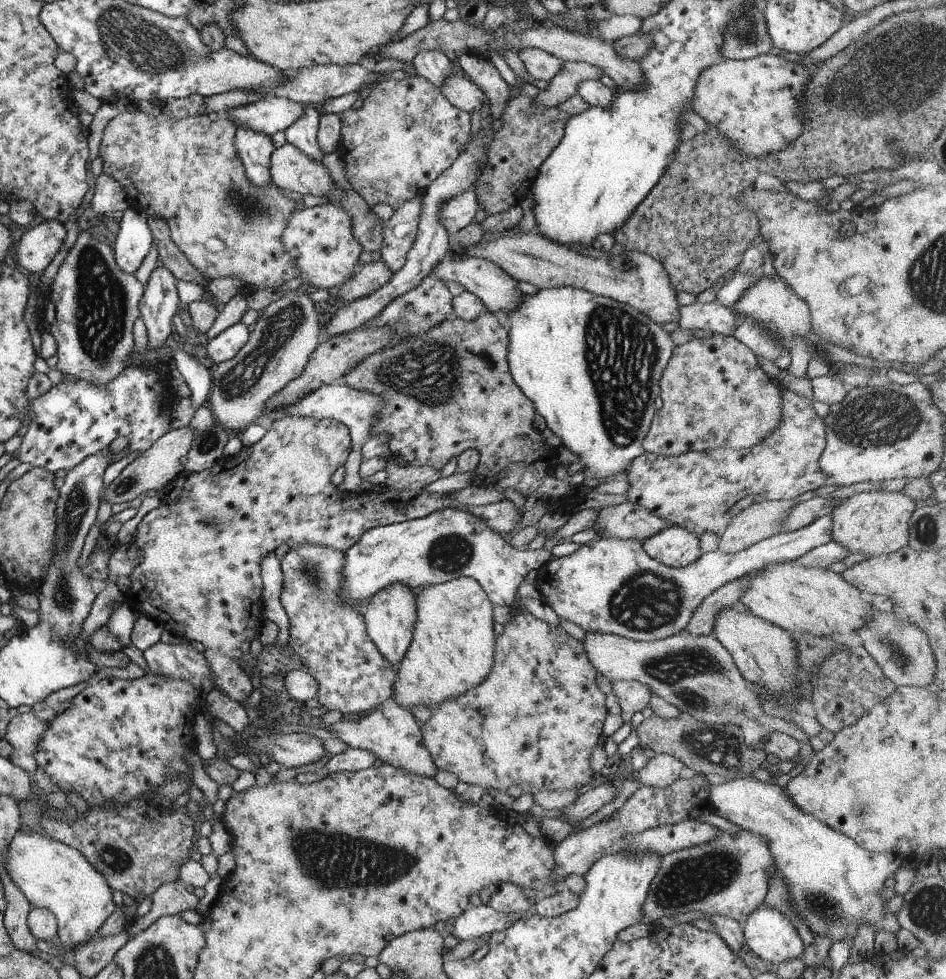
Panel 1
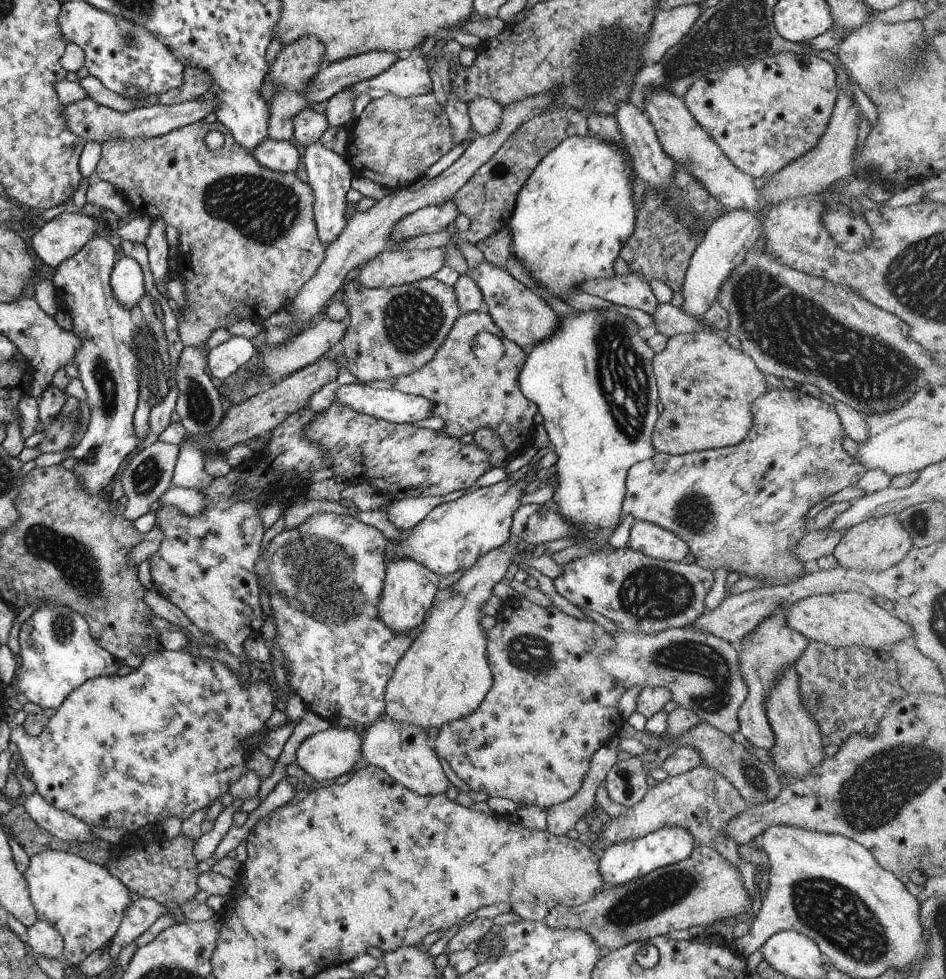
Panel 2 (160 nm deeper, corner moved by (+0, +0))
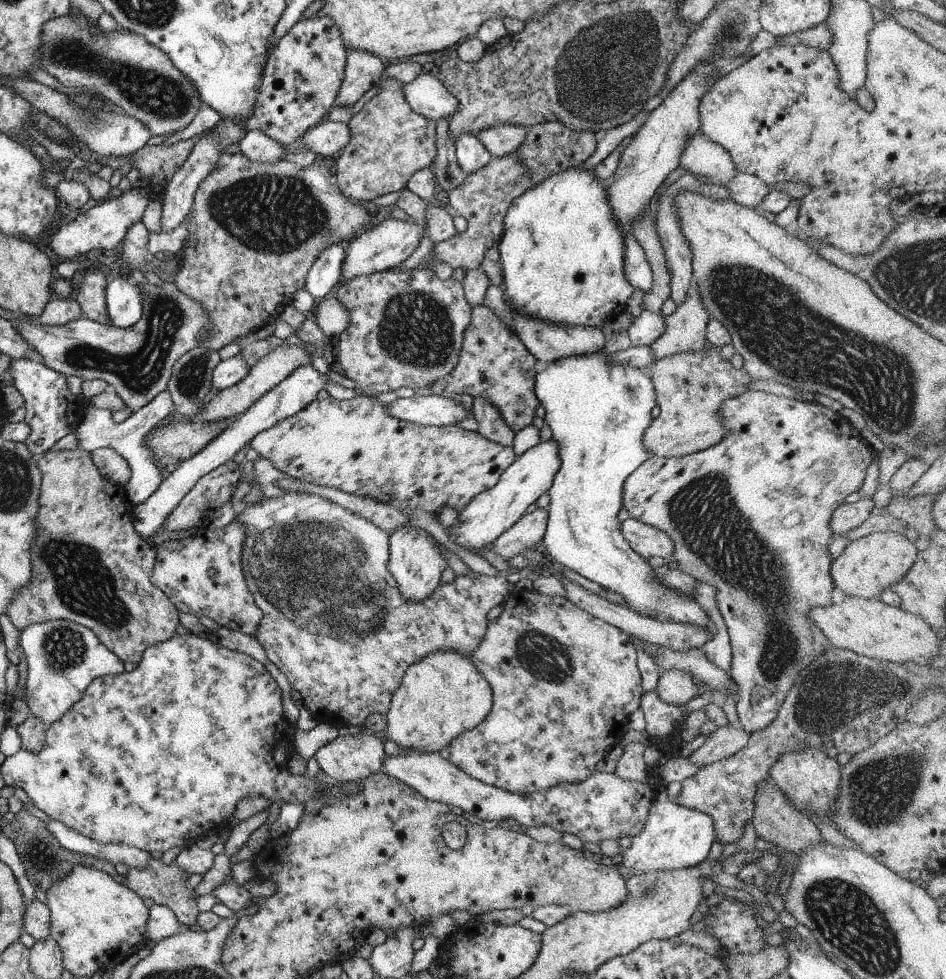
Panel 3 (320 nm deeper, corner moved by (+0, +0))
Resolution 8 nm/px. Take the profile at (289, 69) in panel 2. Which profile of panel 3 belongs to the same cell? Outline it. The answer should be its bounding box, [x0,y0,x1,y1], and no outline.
[250,15,346,145]

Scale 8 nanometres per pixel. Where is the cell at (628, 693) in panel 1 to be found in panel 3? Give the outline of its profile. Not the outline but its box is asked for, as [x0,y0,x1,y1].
[655,669,700,705]

